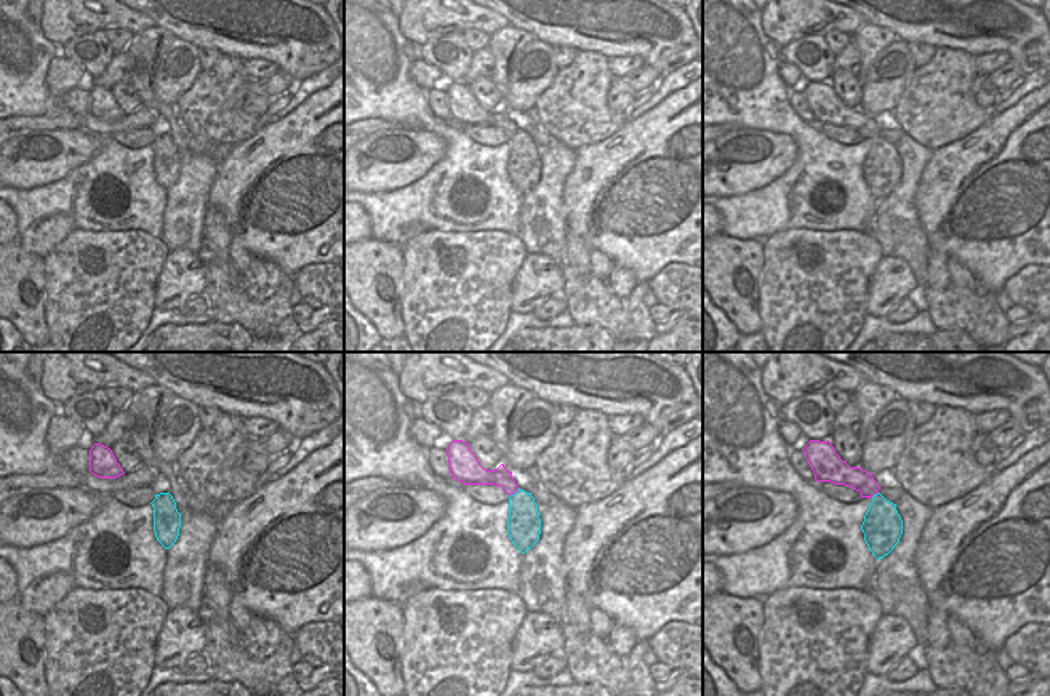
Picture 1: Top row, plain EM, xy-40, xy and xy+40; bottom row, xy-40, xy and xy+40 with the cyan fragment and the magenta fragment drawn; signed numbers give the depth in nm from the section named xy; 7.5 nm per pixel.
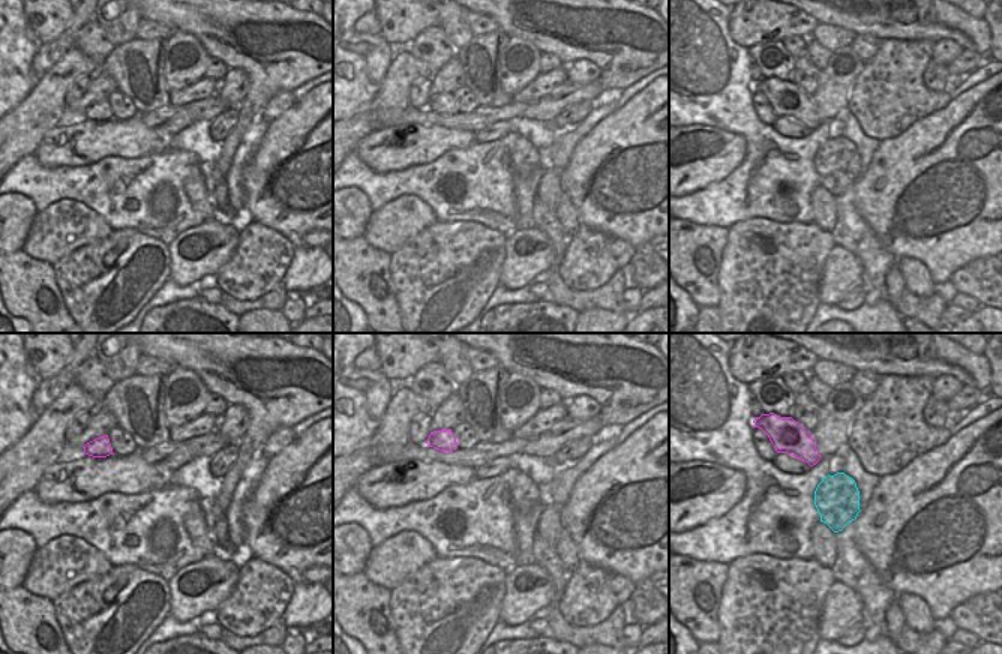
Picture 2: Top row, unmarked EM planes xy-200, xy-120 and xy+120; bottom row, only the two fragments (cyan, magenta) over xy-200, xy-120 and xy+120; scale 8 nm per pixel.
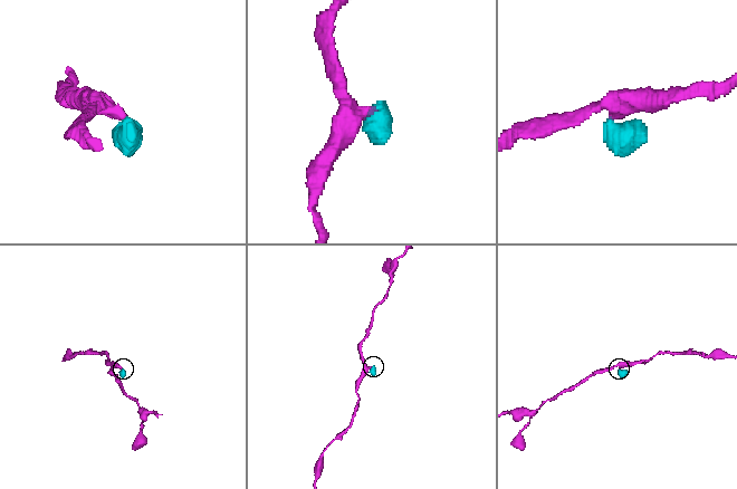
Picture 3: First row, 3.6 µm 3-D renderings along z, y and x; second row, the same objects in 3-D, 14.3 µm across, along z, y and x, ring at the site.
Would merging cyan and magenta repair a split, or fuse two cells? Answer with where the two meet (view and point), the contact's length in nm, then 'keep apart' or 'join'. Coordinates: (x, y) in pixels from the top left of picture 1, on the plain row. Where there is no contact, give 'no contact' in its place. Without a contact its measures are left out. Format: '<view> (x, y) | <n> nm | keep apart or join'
xy (516, 133) | 110 nm | join

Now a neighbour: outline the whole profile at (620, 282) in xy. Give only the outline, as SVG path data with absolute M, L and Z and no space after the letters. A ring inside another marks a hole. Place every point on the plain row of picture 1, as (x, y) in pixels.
M613 264L611 272L603 283L611 294L615 294L616 298L624 298L631 294L631 291L637 286L639 282L629 269Z

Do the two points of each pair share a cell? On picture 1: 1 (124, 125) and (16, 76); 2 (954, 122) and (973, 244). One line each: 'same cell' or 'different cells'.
1: different cells
2: different cells

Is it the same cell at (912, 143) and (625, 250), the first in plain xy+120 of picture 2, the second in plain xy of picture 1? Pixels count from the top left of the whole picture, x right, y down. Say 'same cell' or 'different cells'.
same cell

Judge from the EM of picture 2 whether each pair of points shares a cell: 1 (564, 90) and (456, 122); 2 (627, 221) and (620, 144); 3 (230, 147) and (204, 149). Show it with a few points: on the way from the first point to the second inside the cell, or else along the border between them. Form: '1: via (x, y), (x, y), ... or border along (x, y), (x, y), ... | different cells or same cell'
1: via (537, 110), (516, 110), (483, 117) | same cell
2: via (600, 215), (581, 200), (581, 183), (596, 165) | same cell
3: border along (221, 141), (222, 150) | different cells

